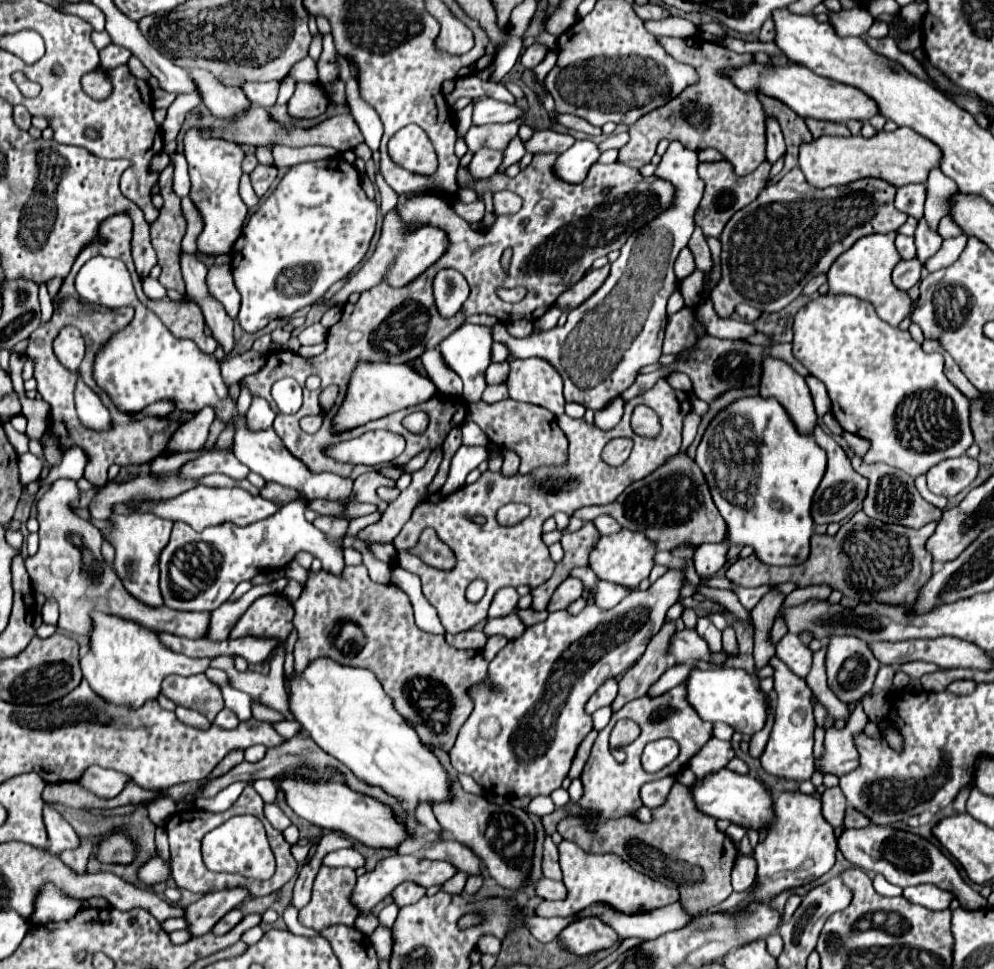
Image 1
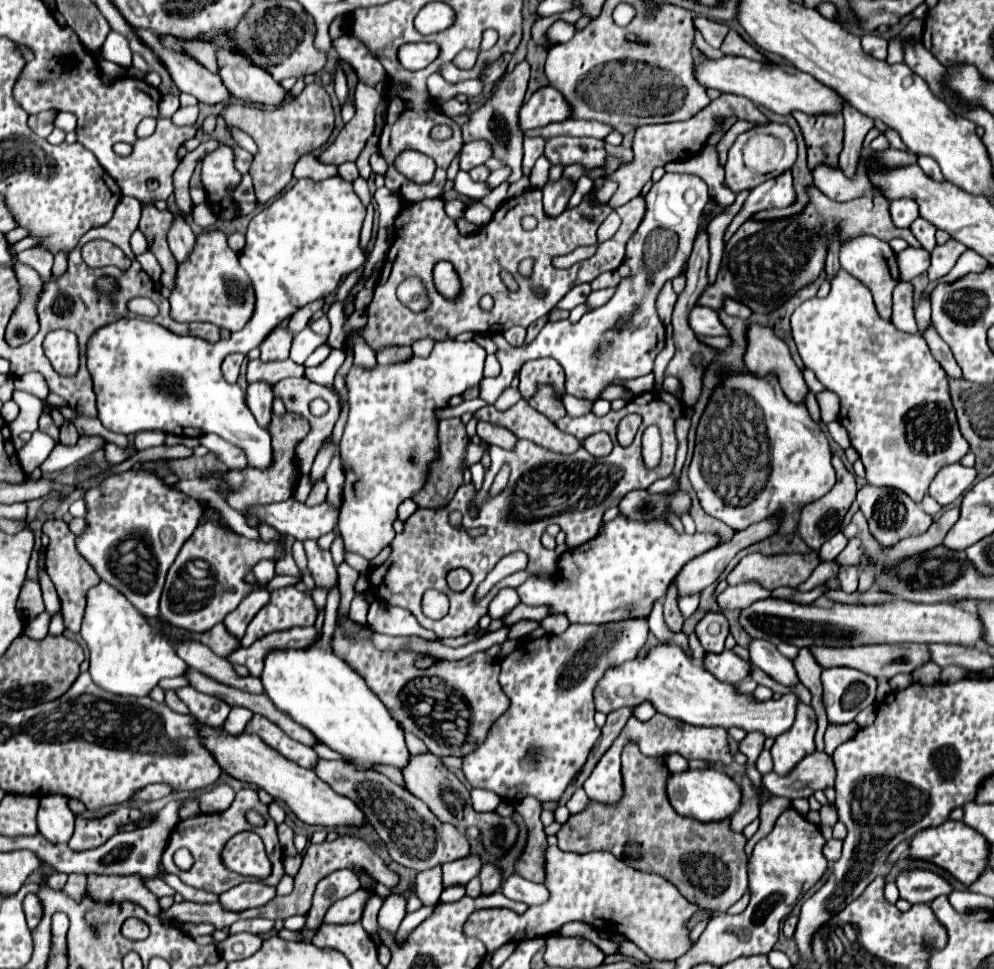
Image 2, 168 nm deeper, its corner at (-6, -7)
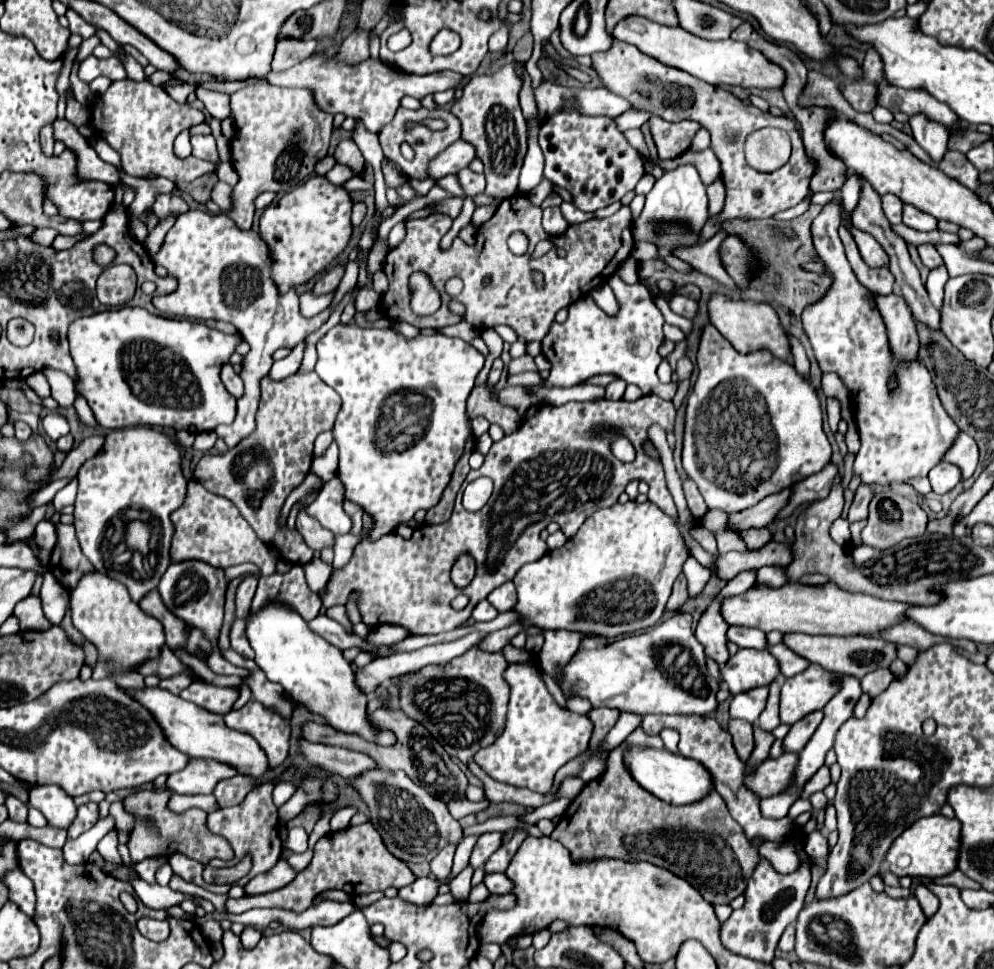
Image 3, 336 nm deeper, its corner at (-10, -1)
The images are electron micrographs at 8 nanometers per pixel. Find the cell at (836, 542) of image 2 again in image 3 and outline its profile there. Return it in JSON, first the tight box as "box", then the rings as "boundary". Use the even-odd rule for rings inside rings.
{"box":[830,518,850,546],"boundary":[[[838,518],[838,520],[830,526],[830,538],[832,538],[836,544],[840,544],[840,546],[848,544],[848,540],[850,540],[850,530],[848,530],[848,522],[846,522],[844,518]]]}

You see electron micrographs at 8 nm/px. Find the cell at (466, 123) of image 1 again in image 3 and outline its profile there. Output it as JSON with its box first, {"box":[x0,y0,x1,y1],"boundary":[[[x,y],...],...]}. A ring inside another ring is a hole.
{"box":[410,178,436,196],"boundary":[[[430,178],[425,180],[411,179],[410,183],[419,196],[425,196],[436,185],[436,180]]]}

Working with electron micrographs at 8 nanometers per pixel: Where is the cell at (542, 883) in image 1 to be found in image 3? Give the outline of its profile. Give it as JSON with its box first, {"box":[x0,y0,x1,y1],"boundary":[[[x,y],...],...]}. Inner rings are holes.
{"box":[482,872,512,894],"boundary":[[[486,872],[482,884],[490,890],[490,894],[508,894],[512,890],[512,882],[504,874],[498,874],[498,872],[494,874]]]}

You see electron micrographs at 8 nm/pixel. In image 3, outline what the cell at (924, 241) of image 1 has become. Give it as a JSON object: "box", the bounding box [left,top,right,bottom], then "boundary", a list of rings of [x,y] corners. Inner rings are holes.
{"box":[902,206,936,230],"boundary":[[[904,206],[904,212],[902,212],[902,222],[910,228],[916,228],[916,230],[934,230],[936,228],[936,218],[924,214],[924,212],[918,212],[918,208],[914,206]]]}

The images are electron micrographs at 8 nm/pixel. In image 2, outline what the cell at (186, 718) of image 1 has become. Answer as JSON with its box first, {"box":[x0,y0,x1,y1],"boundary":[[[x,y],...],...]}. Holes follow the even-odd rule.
{"box":[166,690,190,714],"boundary":[[[166,690],[166,706],[178,714],[190,714],[190,710],[180,702],[180,698],[176,696],[174,690]]]}

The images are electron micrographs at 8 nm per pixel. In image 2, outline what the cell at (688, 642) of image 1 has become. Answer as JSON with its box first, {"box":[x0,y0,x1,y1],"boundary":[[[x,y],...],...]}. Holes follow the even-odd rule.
{"box":[702,650,750,684],"boundary":[[[724,650],[720,654],[706,652],[702,666],[708,672],[712,672],[718,680],[730,682],[730,684],[738,684],[750,672],[750,666],[742,658],[738,658],[732,650]]]}

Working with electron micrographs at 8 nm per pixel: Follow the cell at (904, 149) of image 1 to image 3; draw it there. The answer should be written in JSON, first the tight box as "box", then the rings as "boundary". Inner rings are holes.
{"box":[804,202,960,496],"boundary":[[[838,202],[826,204],[810,226],[814,248],[834,274],[834,284],[816,304],[810,304],[804,310],[804,330],[812,342],[820,370],[836,372],[852,394],[856,424],[862,438],[862,448],[856,454],[852,474],[860,476],[862,484],[882,484],[902,496],[920,496],[914,488],[904,486],[902,482],[914,476],[928,476],[930,468],[942,460],[960,430],[944,410],[932,376],[922,362],[898,364],[896,376],[900,388],[896,396],[888,390],[888,376],[894,374],[894,360],[888,350],[884,322],[870,290],[856,280],[844,256],[838,226]]]}

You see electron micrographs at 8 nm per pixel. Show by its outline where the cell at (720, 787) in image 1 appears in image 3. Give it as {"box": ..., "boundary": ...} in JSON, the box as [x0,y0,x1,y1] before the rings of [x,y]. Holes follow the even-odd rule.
{"box":[624,746,712,804],"boundary":[[[630,746],[628,750],[624,750],[624,766],[644,790],[668,804],[692,804],[694,800],[702,800],[712,790],[712,778],[700,762],[684,758],[680,754],[672,754],[664,748],[656,750],[644,746]]]}

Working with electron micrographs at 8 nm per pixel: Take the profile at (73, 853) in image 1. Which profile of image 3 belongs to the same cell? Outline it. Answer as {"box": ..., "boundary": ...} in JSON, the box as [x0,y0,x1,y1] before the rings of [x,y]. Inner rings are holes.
{"box":[66,802,98,840],"boundary":[[[88,802],[88,804],[80,806],[76,818],[72,820],[72,824],[66,830],[68,832],[68,840],[76,840],[82,832],[90,830],[96,820],[98,820],[98,804],[96,802]]]}

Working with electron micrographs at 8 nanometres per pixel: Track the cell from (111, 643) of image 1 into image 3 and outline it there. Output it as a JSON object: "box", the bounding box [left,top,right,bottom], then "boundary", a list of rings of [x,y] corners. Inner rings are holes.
{"box":[70,572,164,678],"boundary":[[[88,572],[80,578],[76,588],[70,592],[70,614],[72,624],[90,640],[98,650],[98,664],[92,678],[108,678],[110,672],[134,670],[148,658],[156,658],[164,646],[162,624],[146,616],[146,612],[128,596],[124,584],[104,576],[100,572]]]}

